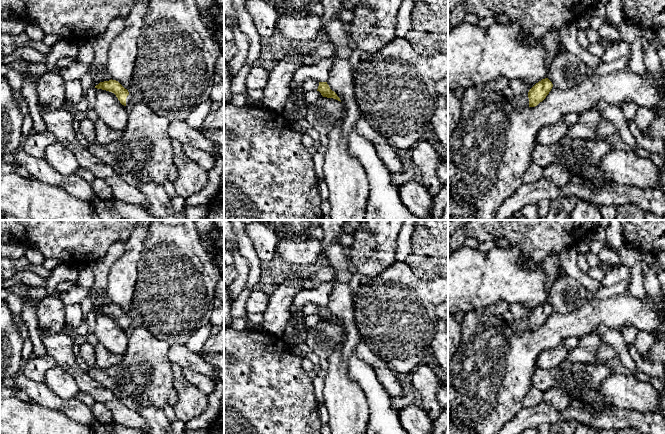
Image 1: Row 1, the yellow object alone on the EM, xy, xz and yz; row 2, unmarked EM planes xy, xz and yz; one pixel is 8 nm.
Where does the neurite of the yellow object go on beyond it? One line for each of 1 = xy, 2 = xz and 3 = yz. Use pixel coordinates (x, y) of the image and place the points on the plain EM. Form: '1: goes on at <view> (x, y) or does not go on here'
1: goes on at xy (129, 325)
2: does not go on here
3: does not go on here

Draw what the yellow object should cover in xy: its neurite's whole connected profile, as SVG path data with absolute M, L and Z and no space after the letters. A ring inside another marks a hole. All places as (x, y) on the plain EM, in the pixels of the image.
M109 304L100 306L98 309L95 310L97 313L106 314L112 316L116 319L120 327L124 330L132 329L132 321L127 313L125 313L118 305L116 304Z

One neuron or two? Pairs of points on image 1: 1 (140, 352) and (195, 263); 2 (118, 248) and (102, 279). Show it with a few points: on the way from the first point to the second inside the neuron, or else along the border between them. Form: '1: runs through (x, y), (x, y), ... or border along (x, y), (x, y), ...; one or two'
1: border along (133, 326), (145, 327), (170, 347); two
2: runs through (111, 256), (102, 266), (102, 271); one

